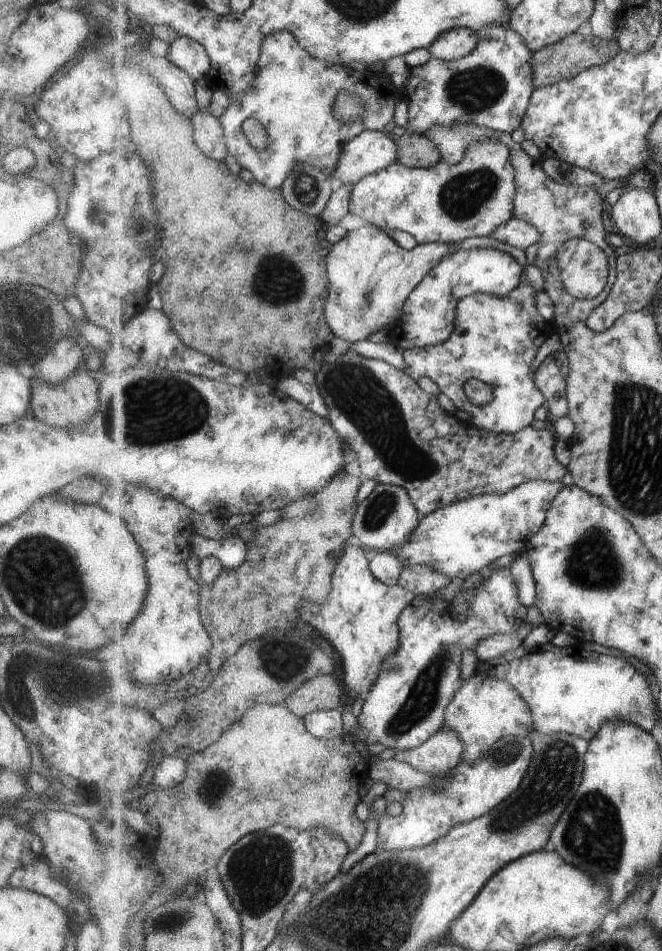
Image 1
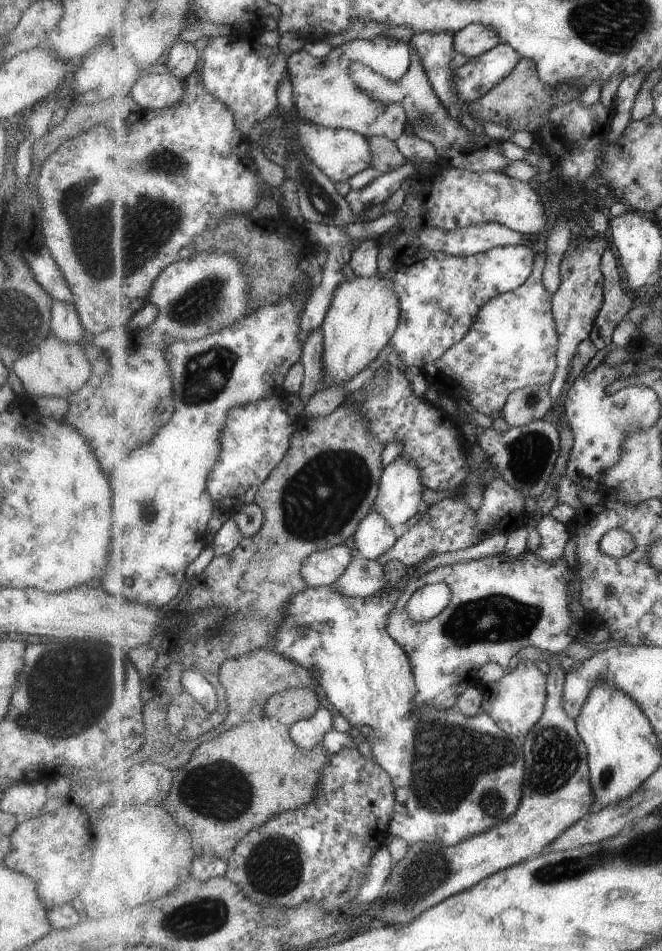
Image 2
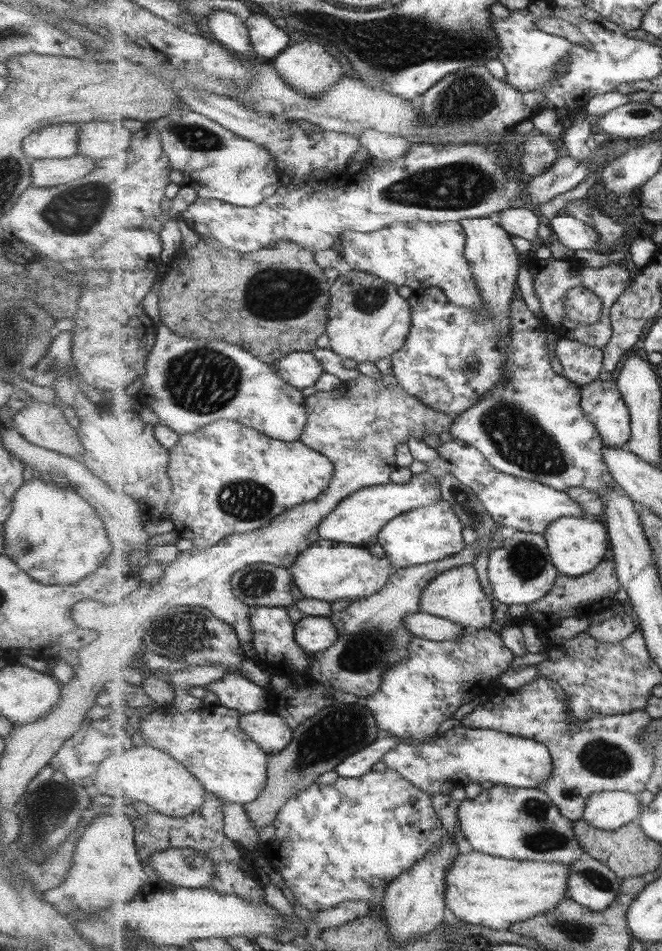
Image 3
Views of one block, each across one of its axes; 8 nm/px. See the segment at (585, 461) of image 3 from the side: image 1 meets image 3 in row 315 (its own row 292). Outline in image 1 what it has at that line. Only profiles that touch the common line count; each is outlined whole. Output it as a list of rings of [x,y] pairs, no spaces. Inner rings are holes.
[[[525,280],[507,296],[472,294],[457,306],[455,330],[443,344],[404,351],[406,373],[419,380],[427,376],[435,382],[459,410],[468,412],[477,428],[497,433],[515,434],[533,424],[535,412],[545,406],[539,385],[535,384],[535,356],[551,334],[549,323],[535,306],[533,286]],[[477,379],[493,388],[495,398],[487,406],[475,406],[467,394],[465,384]]]

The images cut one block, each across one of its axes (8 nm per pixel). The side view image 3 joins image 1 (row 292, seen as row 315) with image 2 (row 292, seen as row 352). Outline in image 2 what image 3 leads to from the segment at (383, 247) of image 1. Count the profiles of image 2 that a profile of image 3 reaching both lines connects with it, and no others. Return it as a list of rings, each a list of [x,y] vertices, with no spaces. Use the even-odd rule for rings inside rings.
[[[377,272],[377,276],[358,276],[354,280],[343,280],[331,308],[325,316],[325,356],[323,366],[327,368],[327,380],[345,384],[363,372],[371,362],[377,360],[381,351],[387,349],[391,338],[399,328],[402,316],[401,300],[395,292],[394,277]]]

